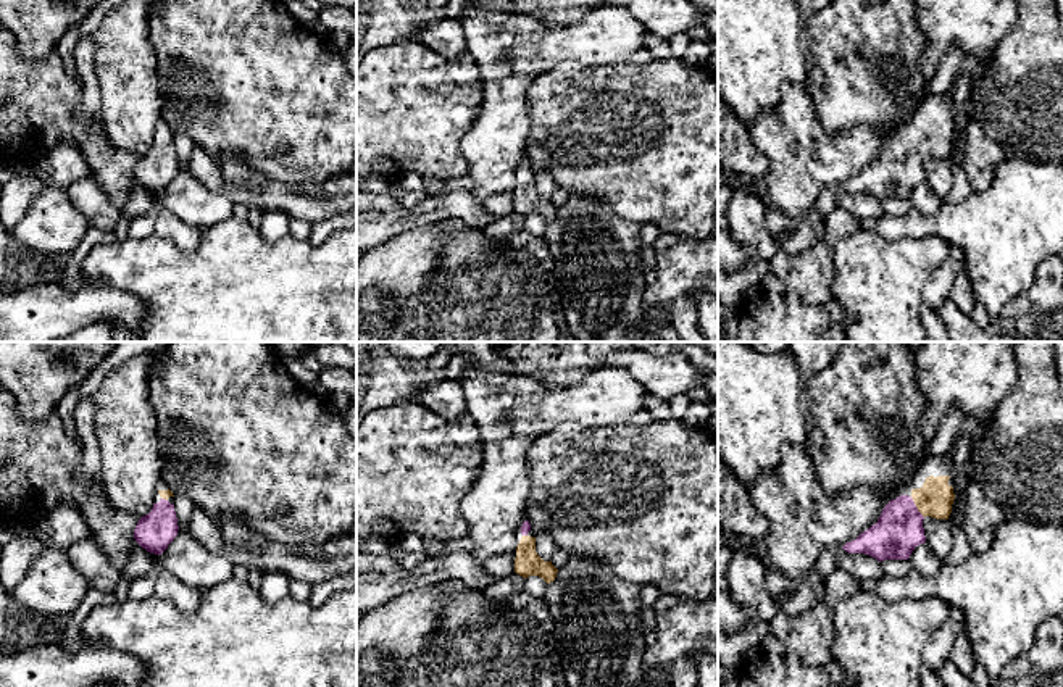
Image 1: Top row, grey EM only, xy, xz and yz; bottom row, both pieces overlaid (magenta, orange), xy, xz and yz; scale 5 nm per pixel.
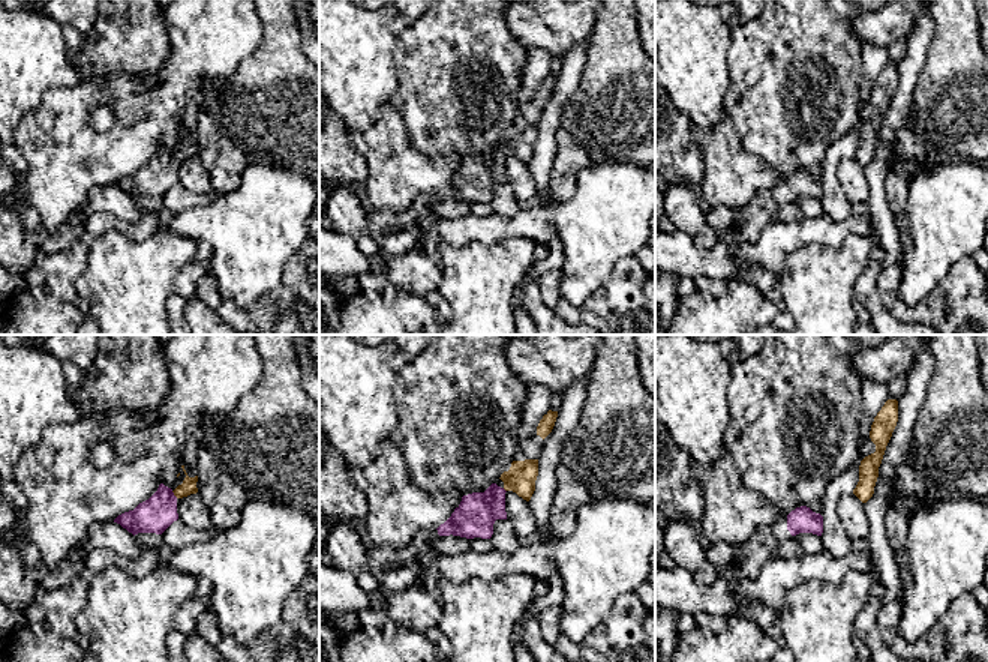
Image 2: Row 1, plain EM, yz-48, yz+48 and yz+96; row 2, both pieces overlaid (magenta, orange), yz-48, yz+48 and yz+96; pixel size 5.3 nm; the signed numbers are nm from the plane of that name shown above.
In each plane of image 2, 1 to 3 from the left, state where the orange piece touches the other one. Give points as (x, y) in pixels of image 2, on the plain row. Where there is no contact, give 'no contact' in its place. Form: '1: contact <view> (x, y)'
1: contact yz-48 (173, 158)
2: contact yz+48 (504, 153)
3: no contact

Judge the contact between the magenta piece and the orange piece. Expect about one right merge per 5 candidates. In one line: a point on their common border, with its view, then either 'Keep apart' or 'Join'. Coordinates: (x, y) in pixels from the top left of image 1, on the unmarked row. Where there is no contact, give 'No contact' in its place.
Touches magenta at yz (915, 145). Join

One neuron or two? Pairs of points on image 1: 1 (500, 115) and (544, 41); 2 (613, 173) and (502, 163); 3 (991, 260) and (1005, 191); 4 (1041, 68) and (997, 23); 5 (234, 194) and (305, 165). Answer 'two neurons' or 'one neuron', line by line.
1: one neuron
2: two neurons
3: one neuron
4: two neurons
5: two neurons

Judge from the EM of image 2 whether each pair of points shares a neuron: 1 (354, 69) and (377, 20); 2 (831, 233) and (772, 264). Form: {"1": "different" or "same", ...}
{"1": "same", "2": "same"}

